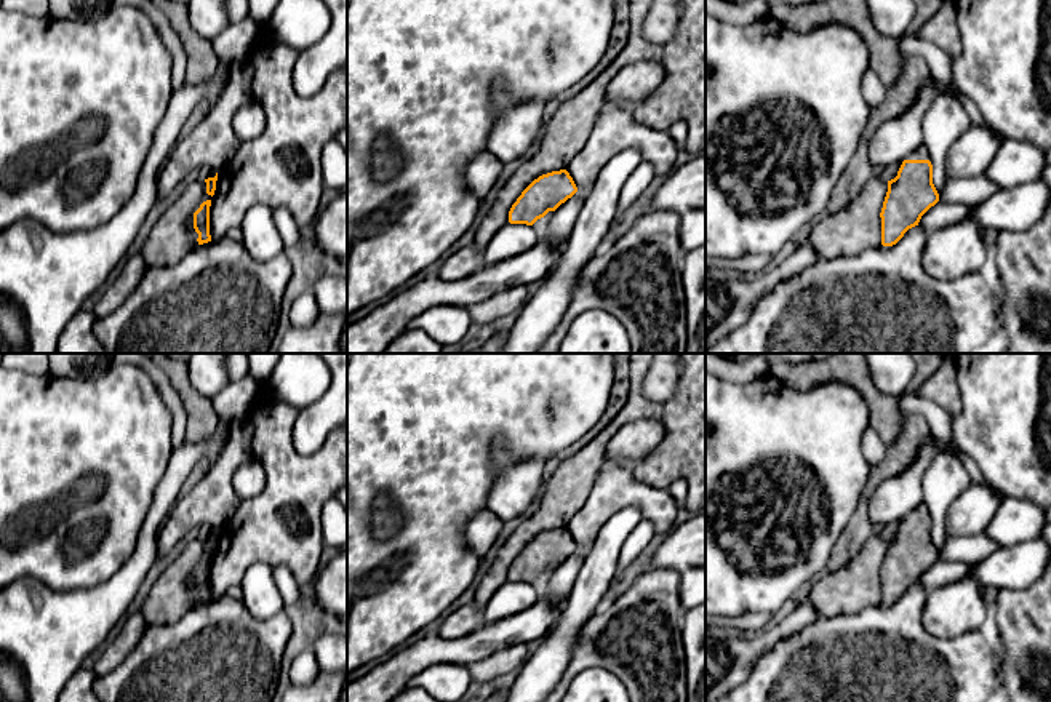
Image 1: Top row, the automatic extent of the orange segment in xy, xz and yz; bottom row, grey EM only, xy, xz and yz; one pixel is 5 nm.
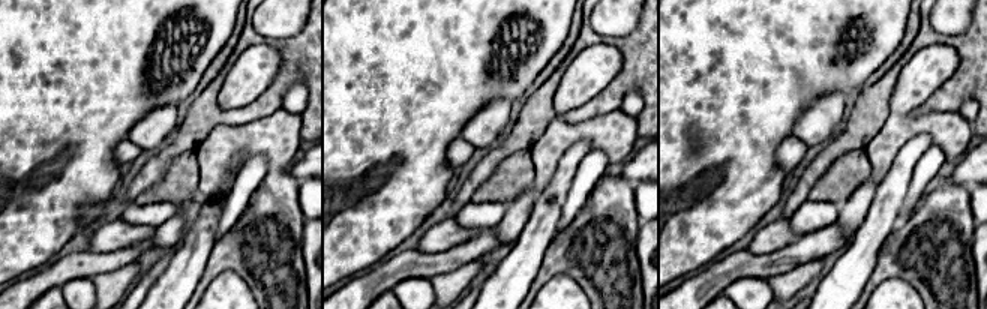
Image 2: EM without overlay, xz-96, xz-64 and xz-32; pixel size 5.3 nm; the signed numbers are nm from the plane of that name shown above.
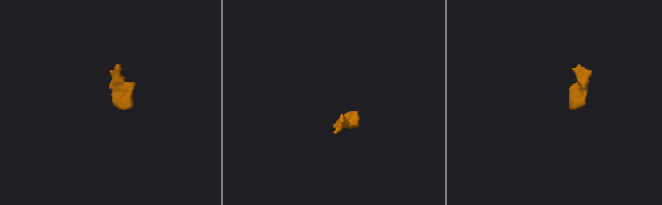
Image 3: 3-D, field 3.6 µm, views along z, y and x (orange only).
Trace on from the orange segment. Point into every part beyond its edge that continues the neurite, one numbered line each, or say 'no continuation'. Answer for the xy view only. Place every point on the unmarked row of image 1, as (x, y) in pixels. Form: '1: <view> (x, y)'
no continuation

